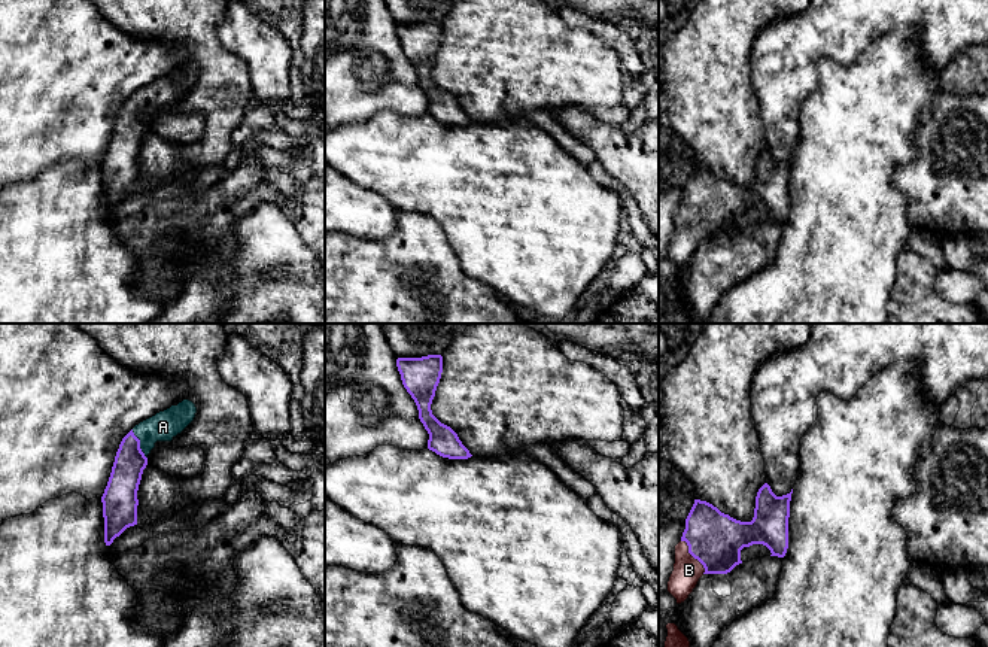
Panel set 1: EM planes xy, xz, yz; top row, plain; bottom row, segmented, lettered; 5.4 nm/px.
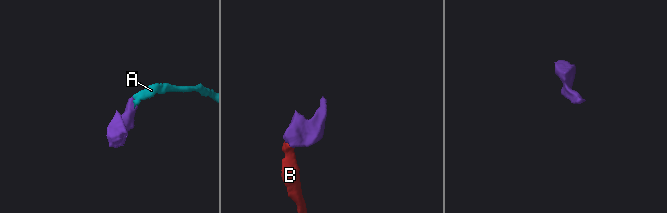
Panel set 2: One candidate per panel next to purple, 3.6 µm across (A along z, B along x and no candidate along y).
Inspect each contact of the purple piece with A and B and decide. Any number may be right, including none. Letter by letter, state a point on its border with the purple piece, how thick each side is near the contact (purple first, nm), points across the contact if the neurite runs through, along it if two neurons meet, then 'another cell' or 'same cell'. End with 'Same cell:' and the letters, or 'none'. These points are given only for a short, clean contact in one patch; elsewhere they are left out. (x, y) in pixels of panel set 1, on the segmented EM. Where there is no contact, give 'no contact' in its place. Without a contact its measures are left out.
A: xy (139, 444) | 170/160 nm | across xy (130, 461), (133, 450), (139, 444), (155, 428), (163, 427) | same cell
B: yz (693, 556) | 300/150 nm | across yz (714, 538), (693, 556), (687, 570) | same cell
Same cell: A, B

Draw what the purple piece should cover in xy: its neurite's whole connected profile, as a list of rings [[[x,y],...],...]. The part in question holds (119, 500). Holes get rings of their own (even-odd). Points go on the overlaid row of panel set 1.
[[[183,400],[140,422],[122,438],[101,496],[106,546],[137,525],[137,490],[155,443],[171,441],[194,420],[195,413],[195,404]]]

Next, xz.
[[[443,356],[398,358],[396,367],[407,392],[414,400],[419,419],[429,434],[428,449],[449,459],[468,459],[472,455],[462,444],[457,434],[441,423],[431,410],[437,386],[443,373]]]

